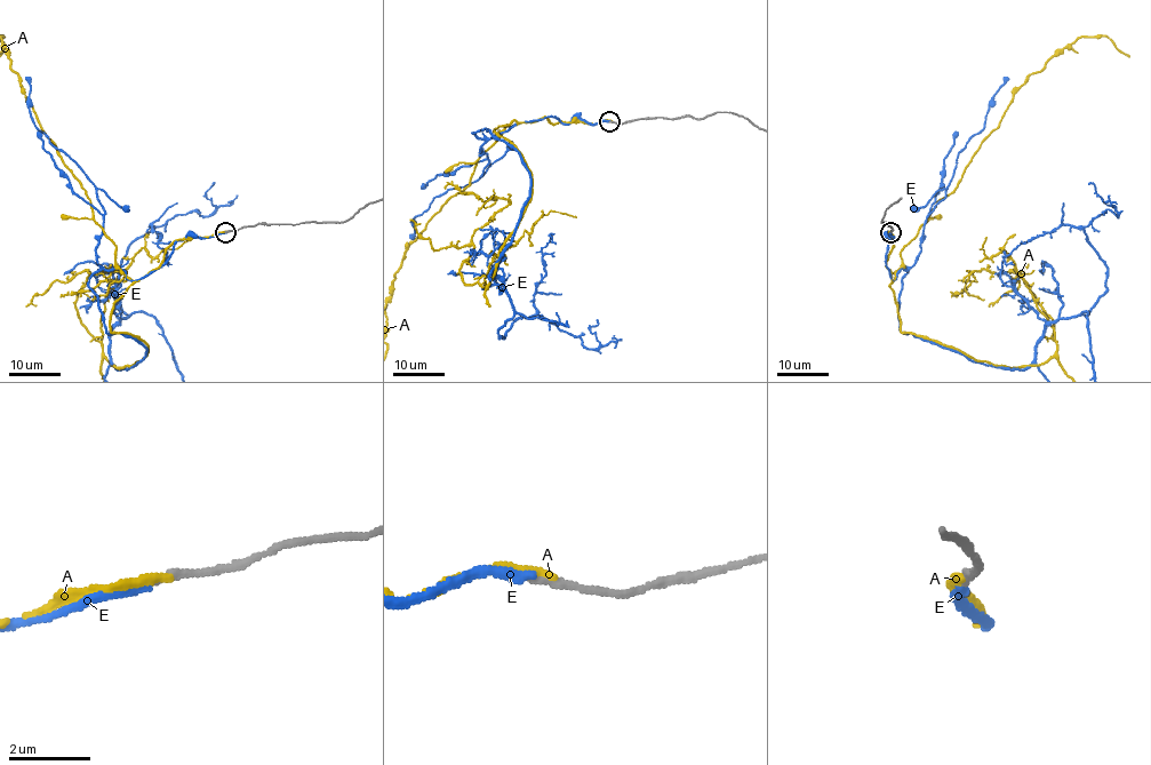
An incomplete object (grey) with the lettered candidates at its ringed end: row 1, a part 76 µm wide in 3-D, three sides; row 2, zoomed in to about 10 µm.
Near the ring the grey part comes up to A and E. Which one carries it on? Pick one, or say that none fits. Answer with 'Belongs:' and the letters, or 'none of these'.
Belongs: none of these

